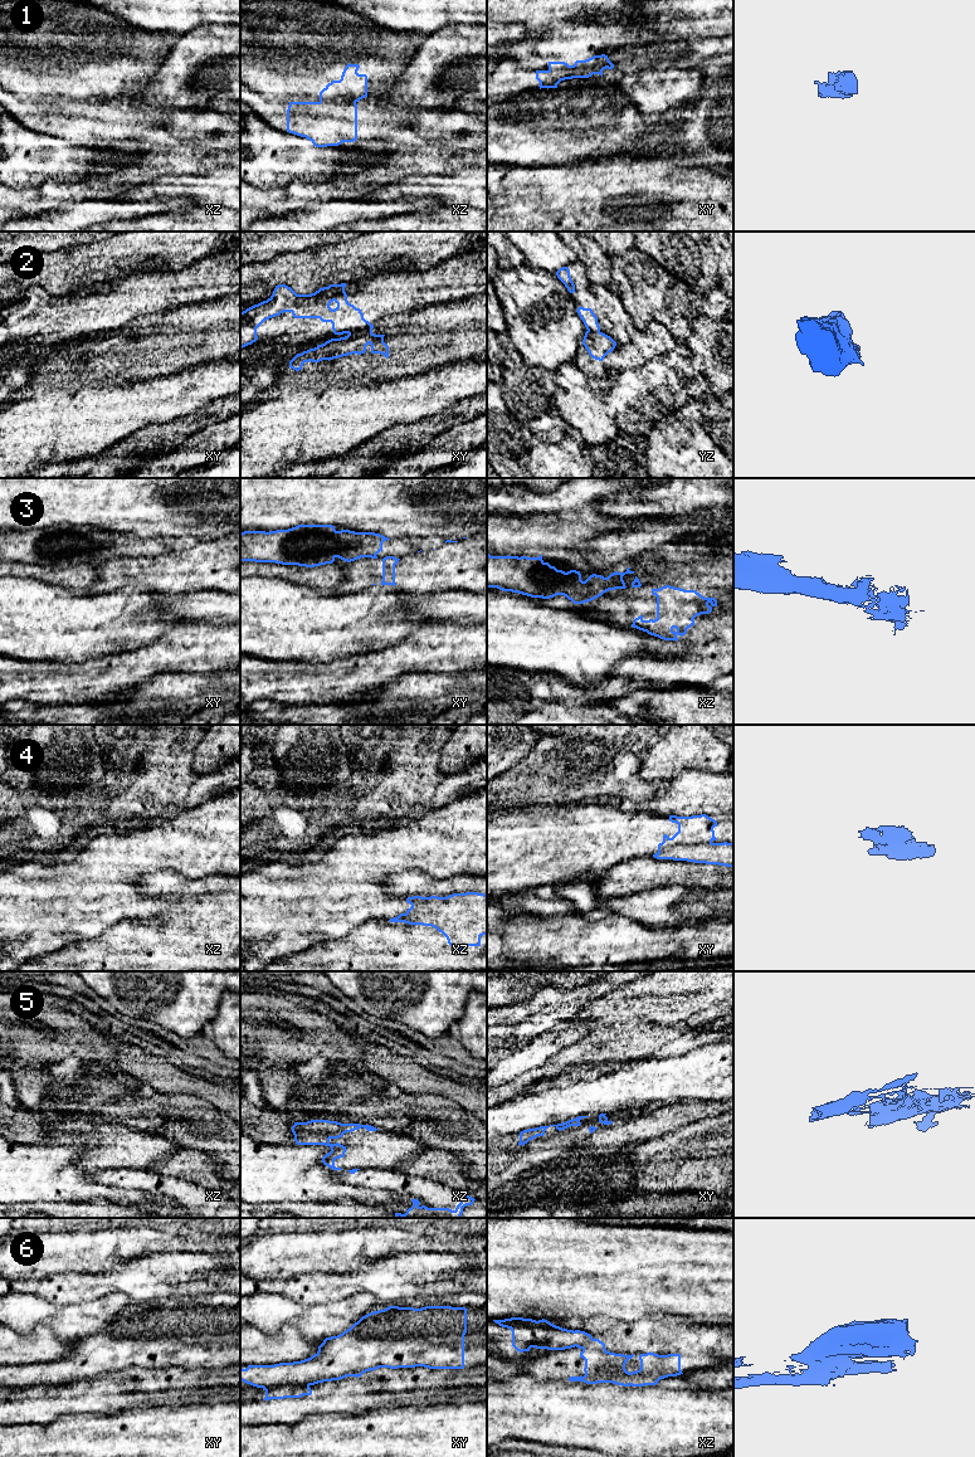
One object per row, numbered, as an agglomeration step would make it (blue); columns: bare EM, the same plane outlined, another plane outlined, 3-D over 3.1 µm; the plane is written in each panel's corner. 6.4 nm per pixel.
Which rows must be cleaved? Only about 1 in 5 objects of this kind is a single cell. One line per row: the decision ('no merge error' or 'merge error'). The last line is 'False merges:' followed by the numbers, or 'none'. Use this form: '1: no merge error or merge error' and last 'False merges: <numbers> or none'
1: merge error
2: merge error
3: merge error
4: merge error
5: merge error
6: merge error
False merges: 1, 2, 3, 4, 5, 6

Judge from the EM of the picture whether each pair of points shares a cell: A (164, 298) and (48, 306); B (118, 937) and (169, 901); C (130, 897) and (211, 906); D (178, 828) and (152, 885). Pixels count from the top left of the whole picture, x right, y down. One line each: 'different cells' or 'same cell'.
A: same cell
B: different cells
C: different cells
D: different cells

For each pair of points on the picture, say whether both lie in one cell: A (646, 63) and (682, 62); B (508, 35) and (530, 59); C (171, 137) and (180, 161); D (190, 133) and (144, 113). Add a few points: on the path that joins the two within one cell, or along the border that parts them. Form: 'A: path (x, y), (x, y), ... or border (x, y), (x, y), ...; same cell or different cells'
A: path (654, 62), (673, 62); same cell
B: border (525, 34), (518, 40), (505, 42), (500, 45); different cells
C: border (159, 144), (188, 145), (194, 149); different cells
D: path (179, 122), (172, 117), (155, 116); same cell

